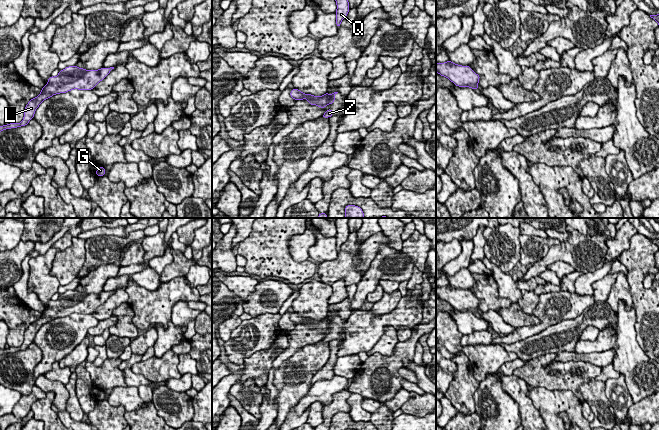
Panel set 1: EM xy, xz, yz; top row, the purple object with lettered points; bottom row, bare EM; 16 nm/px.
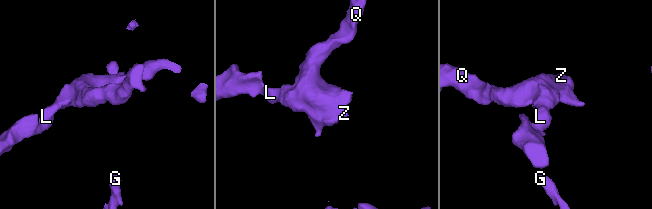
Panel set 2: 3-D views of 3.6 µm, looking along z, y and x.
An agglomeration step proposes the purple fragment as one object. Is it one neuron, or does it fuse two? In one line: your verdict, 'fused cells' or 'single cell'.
single cell

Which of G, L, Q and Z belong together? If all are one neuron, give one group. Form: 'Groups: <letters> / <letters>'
Groups: G L Q Z

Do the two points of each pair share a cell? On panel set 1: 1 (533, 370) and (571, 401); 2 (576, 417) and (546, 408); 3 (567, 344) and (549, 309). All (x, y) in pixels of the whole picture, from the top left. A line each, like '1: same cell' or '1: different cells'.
1: different cells
2: same cell
3: different cells

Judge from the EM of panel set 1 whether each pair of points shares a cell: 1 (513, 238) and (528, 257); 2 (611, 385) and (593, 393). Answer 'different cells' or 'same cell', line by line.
1: different cells
2: different cells

